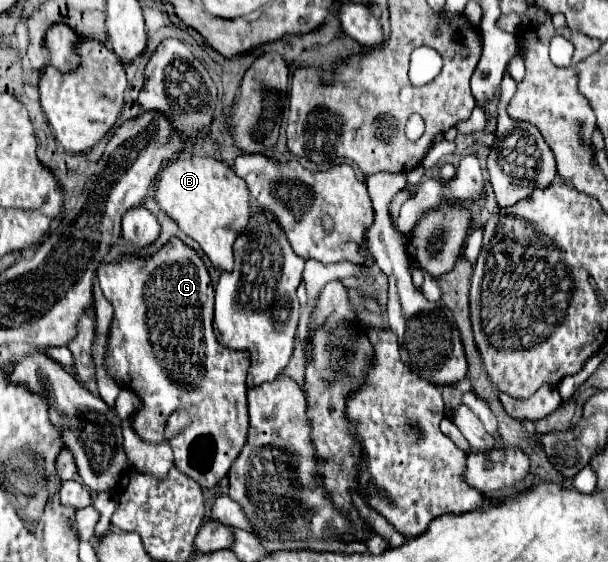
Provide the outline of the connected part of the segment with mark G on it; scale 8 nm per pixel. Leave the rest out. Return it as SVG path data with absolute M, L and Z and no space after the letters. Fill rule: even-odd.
M173 238L155 256L143 258L121 258L113 264L101 264L97 270L99 286L103 296L113 304L113 322L109 332L109 354L107 368L111 376L123 382L141 398L141 410L133 416L133 426L137 434L149 442L163 440L163 422L175 410L189 406L199 408L195 420L185 426L177 436L171 438L171 448L175 456L175 466L193 478L199 486L211 488L221 478L227 476L231 464L239 456L247 442L249 414L245 400L245 376L249 368L247 352L233 352L221 346L213 332L213 284L209 272L199 258L199 254L187 248L179 238Z

